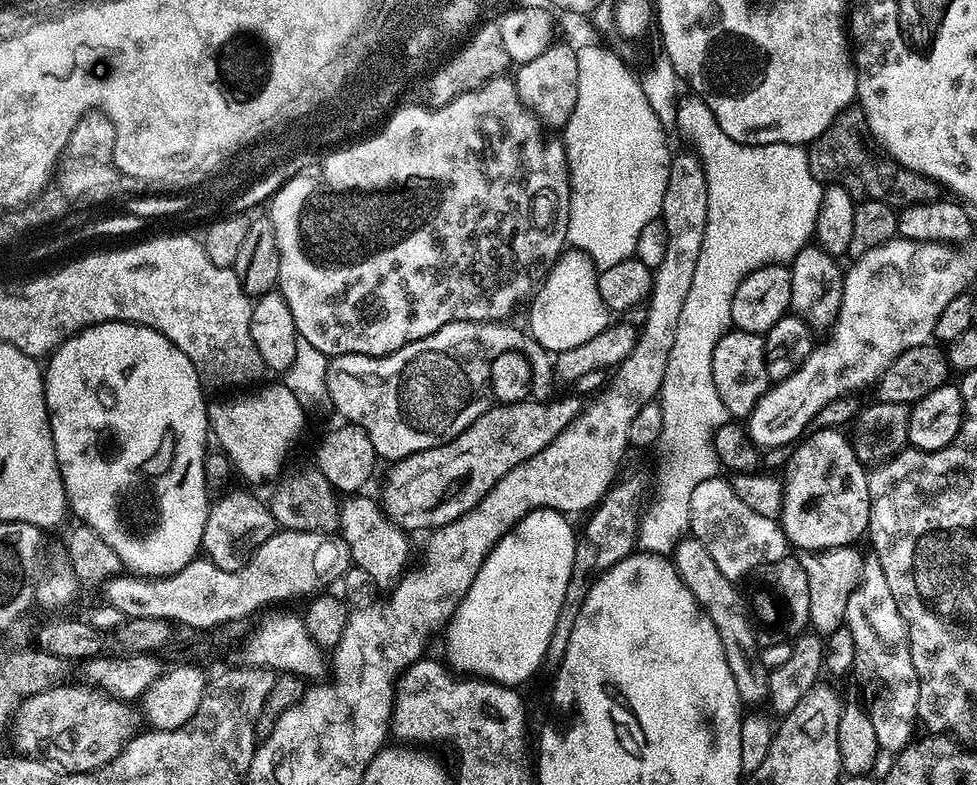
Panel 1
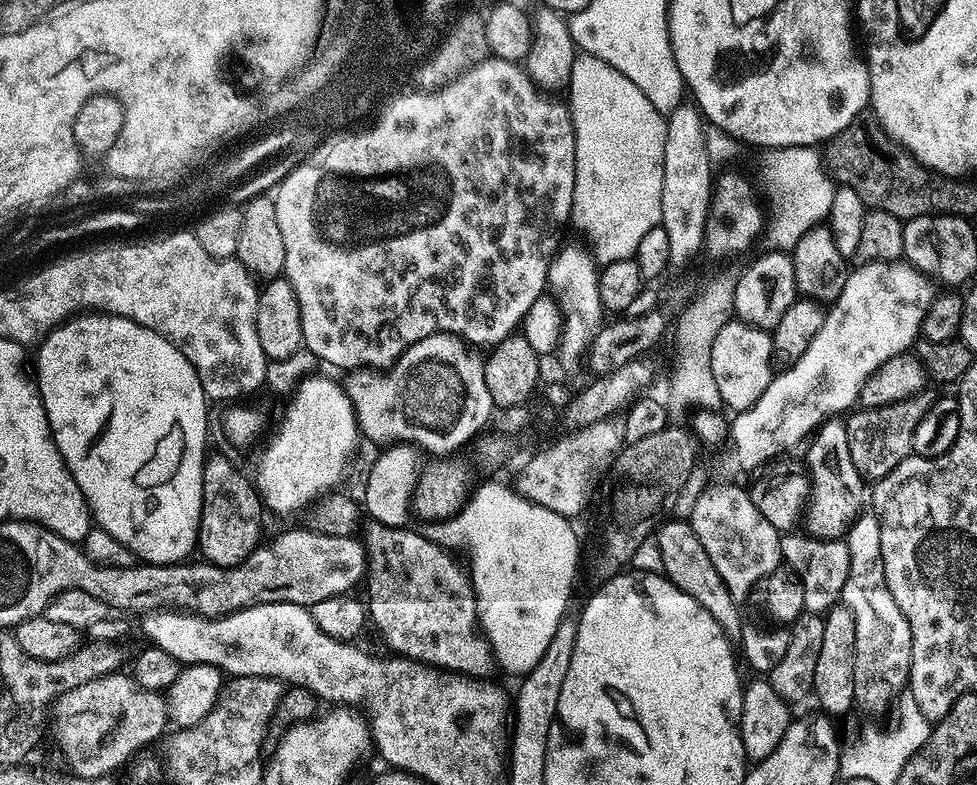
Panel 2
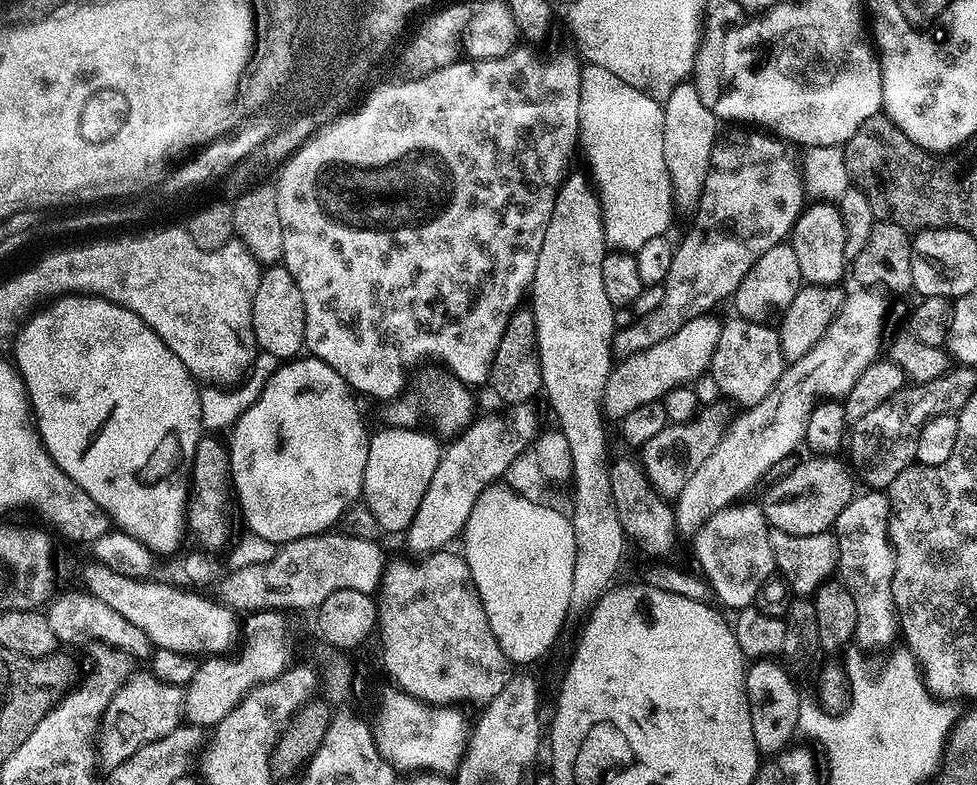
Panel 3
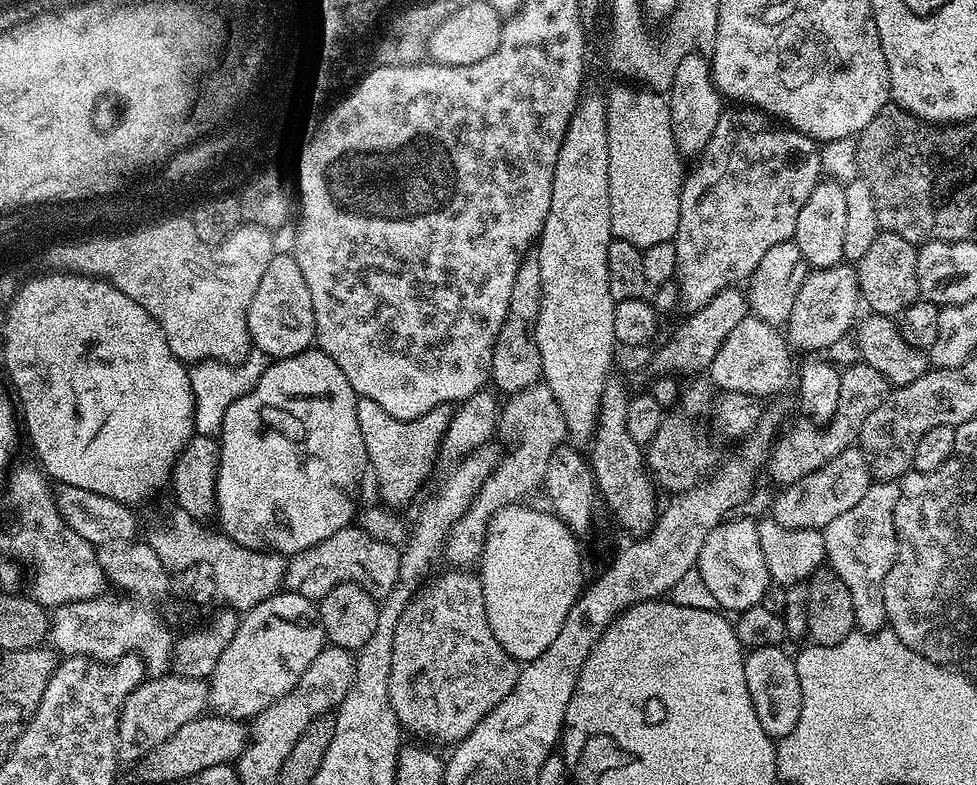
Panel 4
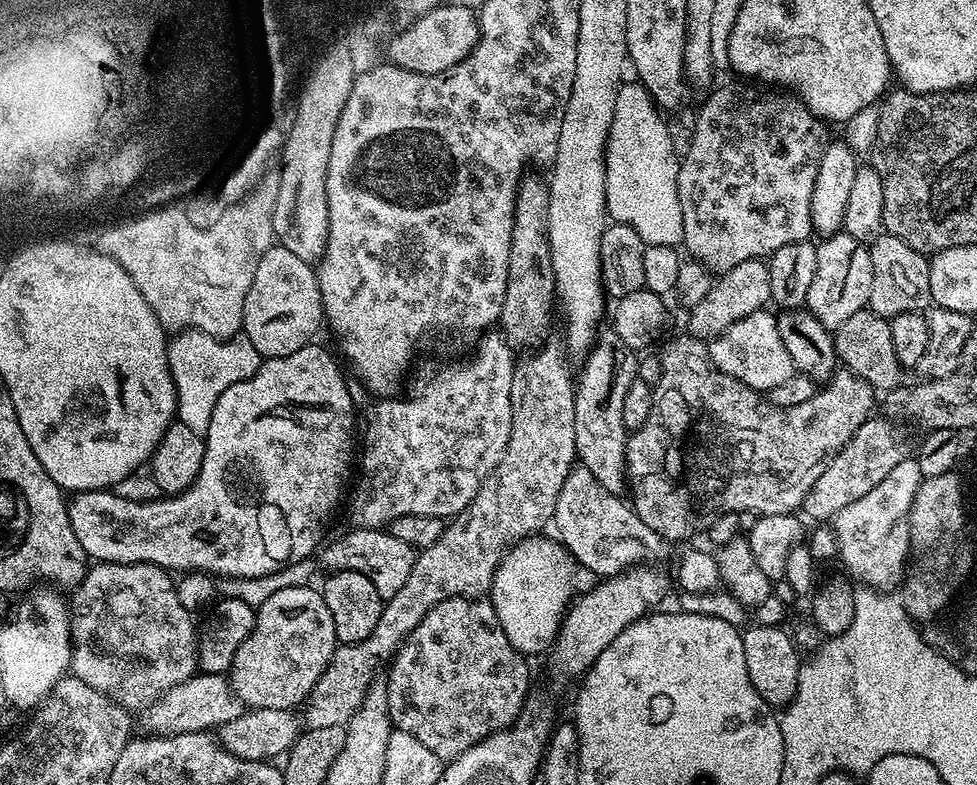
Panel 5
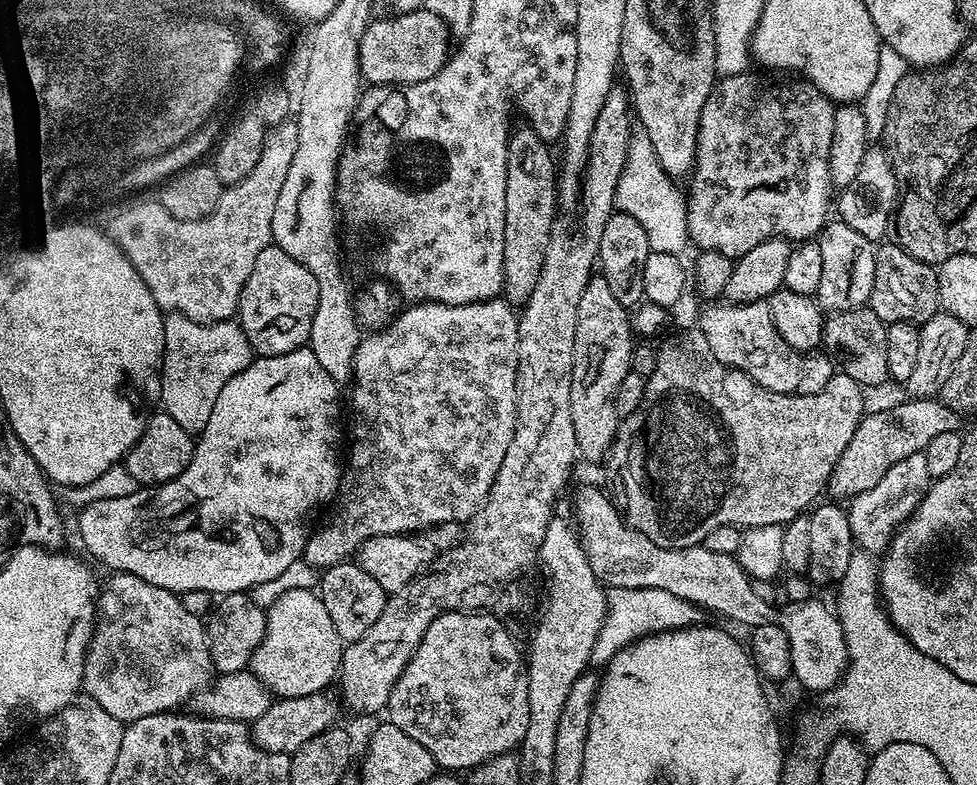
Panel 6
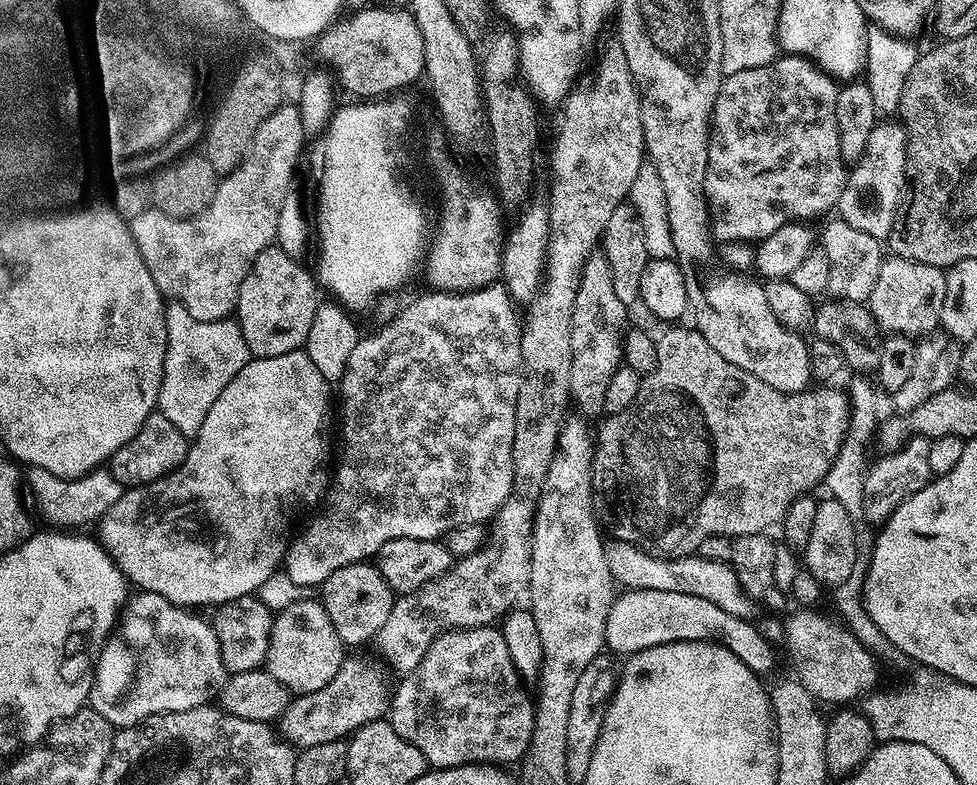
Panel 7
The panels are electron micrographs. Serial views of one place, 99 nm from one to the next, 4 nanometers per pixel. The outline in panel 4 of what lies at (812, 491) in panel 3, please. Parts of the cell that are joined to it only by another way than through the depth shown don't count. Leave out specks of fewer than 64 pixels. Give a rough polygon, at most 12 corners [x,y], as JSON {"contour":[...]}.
{"contour":[[859,447],[787,485],[771,519],[823,530],[874,482]]}

